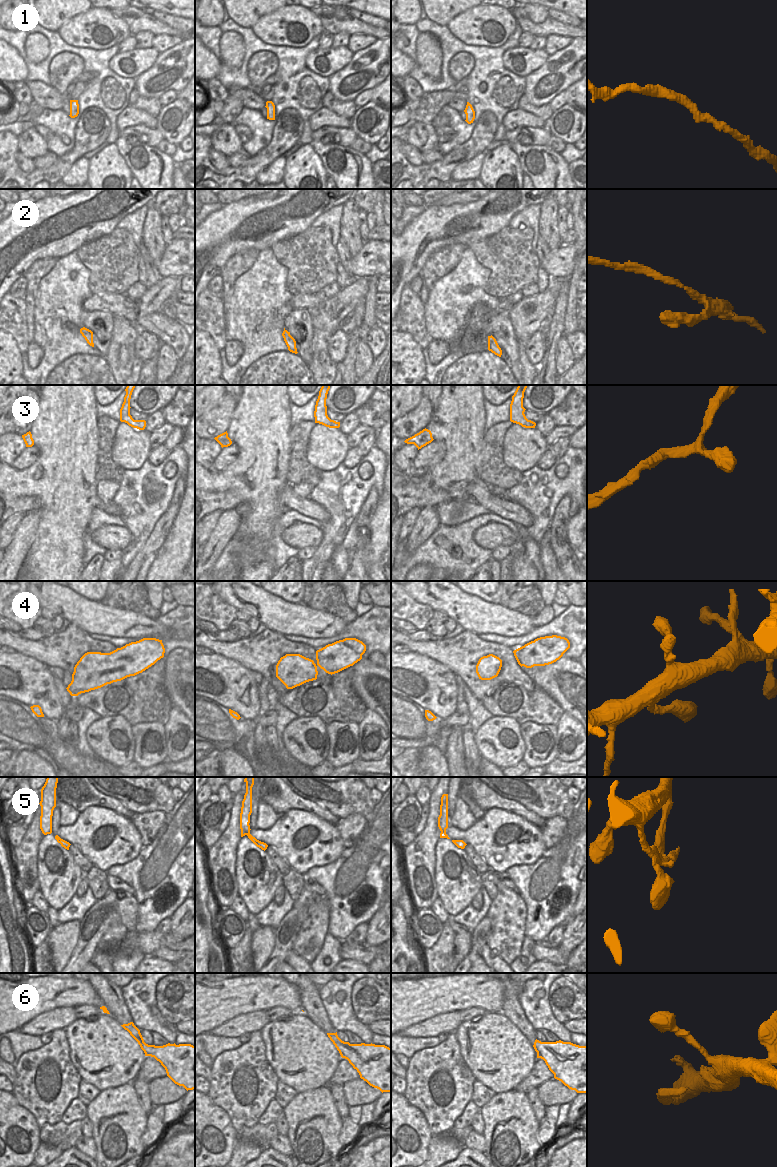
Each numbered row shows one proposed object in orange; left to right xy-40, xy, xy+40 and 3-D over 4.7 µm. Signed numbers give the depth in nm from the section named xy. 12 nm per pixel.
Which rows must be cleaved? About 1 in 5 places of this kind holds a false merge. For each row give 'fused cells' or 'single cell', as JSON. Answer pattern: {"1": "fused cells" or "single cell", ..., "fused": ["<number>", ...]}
{"1": "single cell", "2": "single cell", "3": "single cell", "4": "single cell", "5": "single cell", "6": "single cell", "fused": []}

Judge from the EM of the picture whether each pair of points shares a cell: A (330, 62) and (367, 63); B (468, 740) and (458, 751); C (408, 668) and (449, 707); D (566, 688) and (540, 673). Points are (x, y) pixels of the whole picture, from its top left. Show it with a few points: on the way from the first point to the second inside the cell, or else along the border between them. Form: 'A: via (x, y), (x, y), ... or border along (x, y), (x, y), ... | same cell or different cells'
A: border along (354, 53), (351, 60), (330, 77) | different cells
B: border along (461, 728), (461, 740), (465, 758) | different cells
C: via (422, 673), (429, 682), (429, 696), (435, 703) | same cell
D: via (560, 682), (557, 679), (546, 677) | same cell

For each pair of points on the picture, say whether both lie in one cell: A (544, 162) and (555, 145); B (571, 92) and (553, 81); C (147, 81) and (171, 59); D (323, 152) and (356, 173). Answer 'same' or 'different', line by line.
A: different
B: different
C: same
D: same

